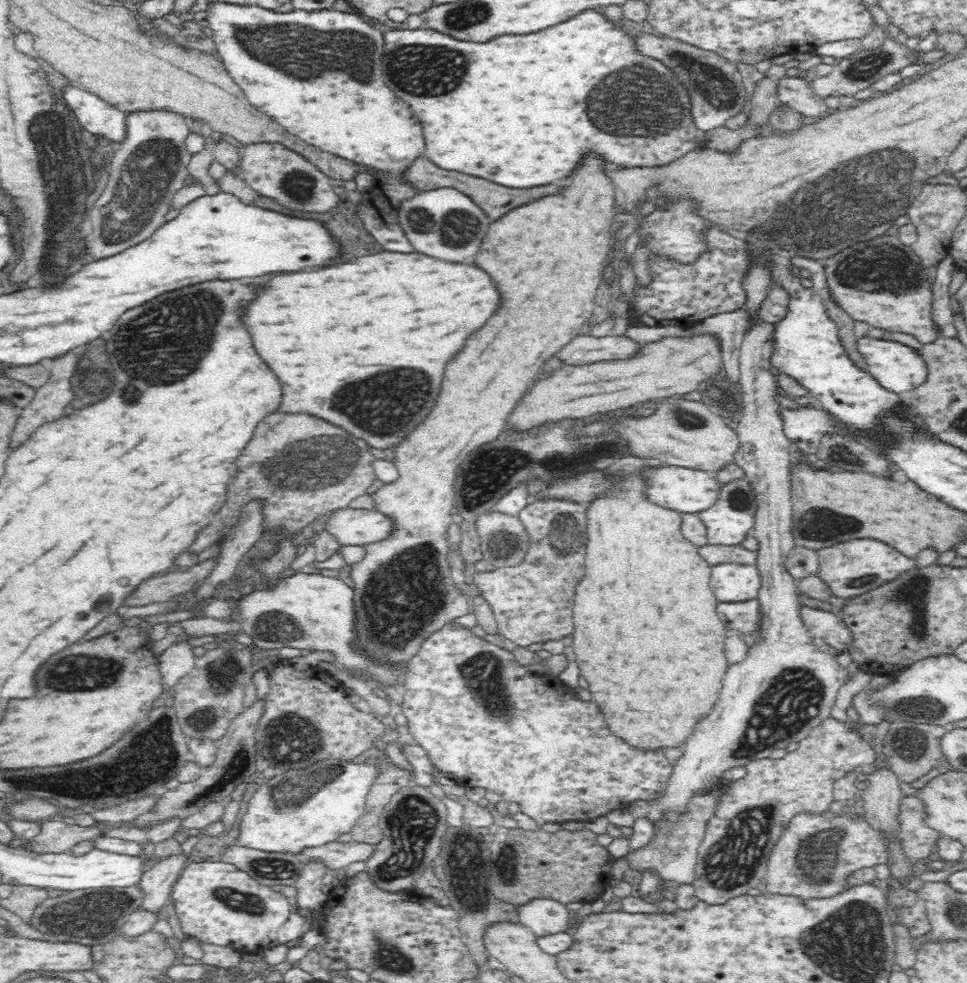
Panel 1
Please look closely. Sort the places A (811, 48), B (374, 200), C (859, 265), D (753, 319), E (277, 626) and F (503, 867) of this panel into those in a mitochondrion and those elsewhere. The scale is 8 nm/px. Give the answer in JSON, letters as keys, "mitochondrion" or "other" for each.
{"A":"other","B":"other","C":"mitochondrion","D":"other","E":"mitochondrion","F":"other"}

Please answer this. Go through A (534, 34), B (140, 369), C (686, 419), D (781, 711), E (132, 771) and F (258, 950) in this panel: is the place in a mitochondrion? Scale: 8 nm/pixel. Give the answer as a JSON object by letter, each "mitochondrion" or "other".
{"A":"other","B":"mitochondrion","C":"mitochondrion","D":"mitochondrion","E":"mitochondrion","F":"other"}

